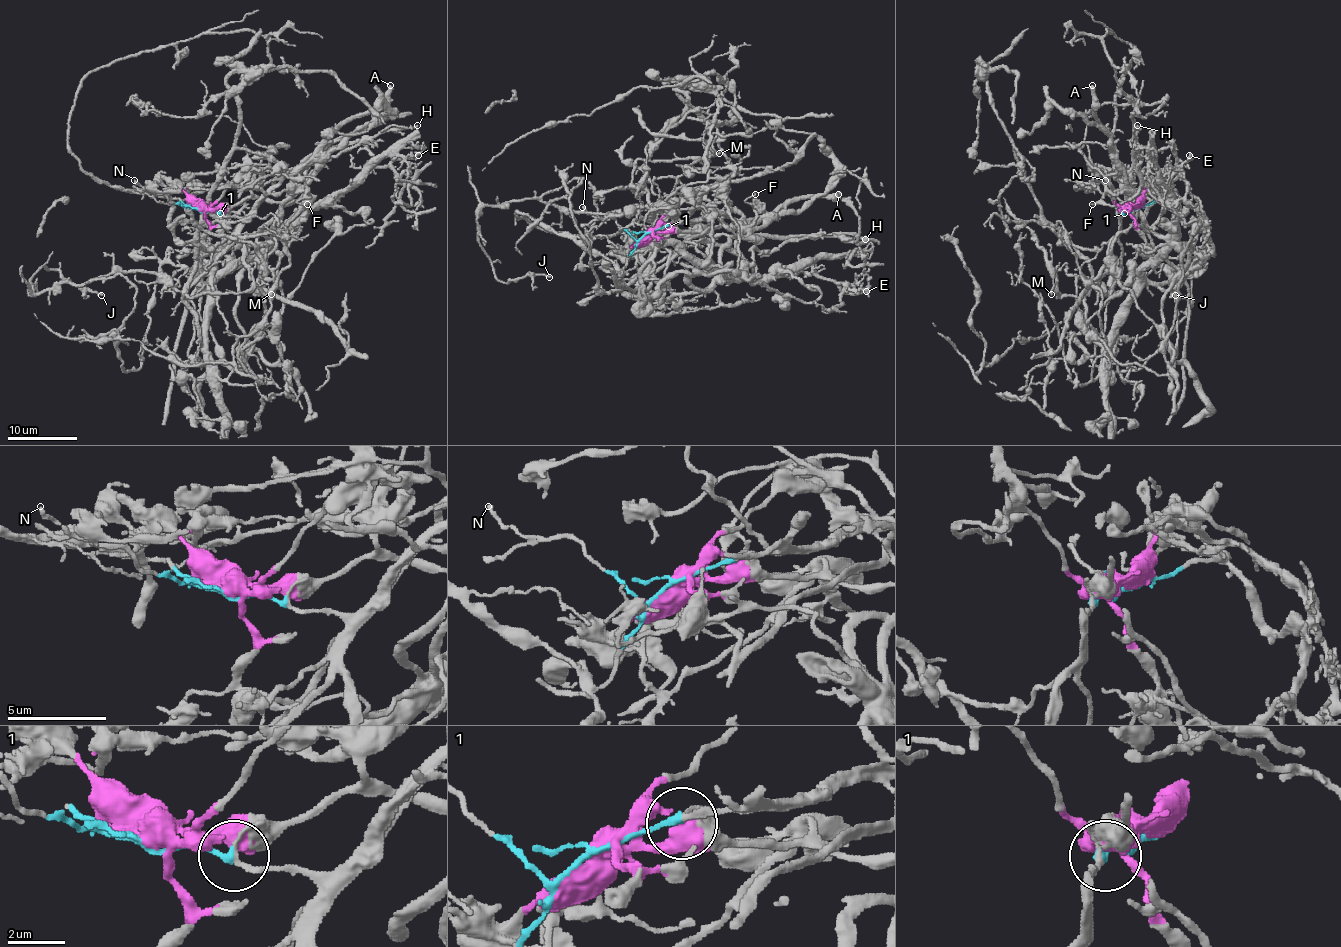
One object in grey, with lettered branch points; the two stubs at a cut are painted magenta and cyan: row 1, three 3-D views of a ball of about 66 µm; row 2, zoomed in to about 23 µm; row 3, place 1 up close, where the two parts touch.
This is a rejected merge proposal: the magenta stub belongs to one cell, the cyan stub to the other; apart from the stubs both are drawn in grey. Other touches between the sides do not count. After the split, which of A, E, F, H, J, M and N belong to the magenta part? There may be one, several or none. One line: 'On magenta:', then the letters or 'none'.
On magenta: E, F, H, M

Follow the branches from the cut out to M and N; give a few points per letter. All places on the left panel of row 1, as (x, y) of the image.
M: (199, 208), (204, 241), (221, 253), (200, 343), (185, 296), (245, 292), (263, 275), (271, 294)
N: (197, 208), (181, 206), (147, 190), (135, 180)

